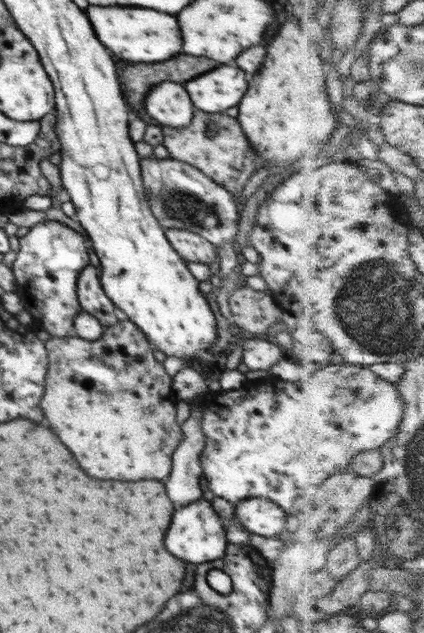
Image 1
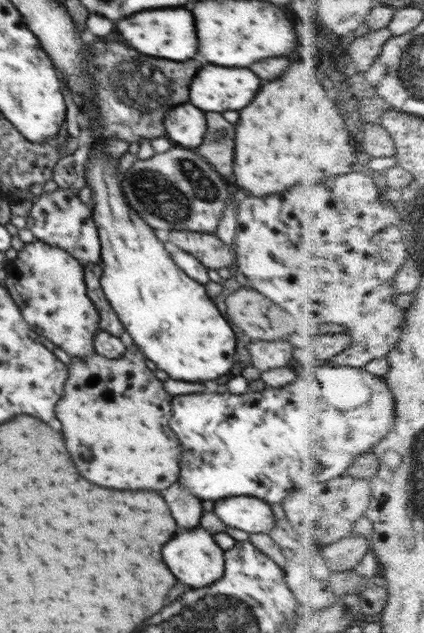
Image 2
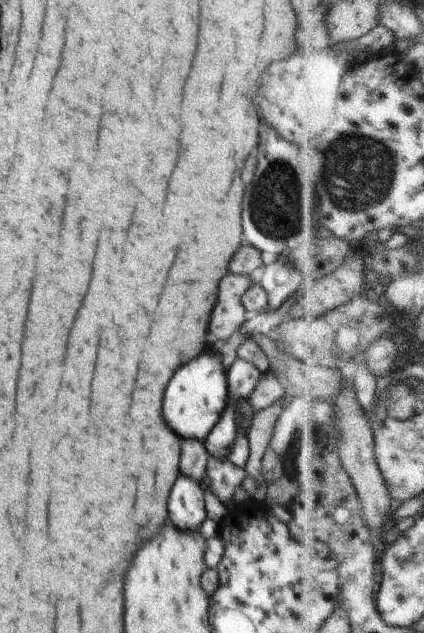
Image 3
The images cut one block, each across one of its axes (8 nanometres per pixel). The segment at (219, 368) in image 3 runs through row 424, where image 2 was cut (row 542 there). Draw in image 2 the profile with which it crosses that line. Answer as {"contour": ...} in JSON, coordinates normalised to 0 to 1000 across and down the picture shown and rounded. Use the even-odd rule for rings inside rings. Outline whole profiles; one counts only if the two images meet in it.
{"contour":[[[467,831],[448,840],[410,847],[382,866],[382,882],[387,882],[392,894],[401,897],[401,904],[420,913],[420,919],[429,919],[448,929],[481,929],[524,913],[531,902],[528,870],[531,866],[519,866],[505,858],[505,845]]]}

